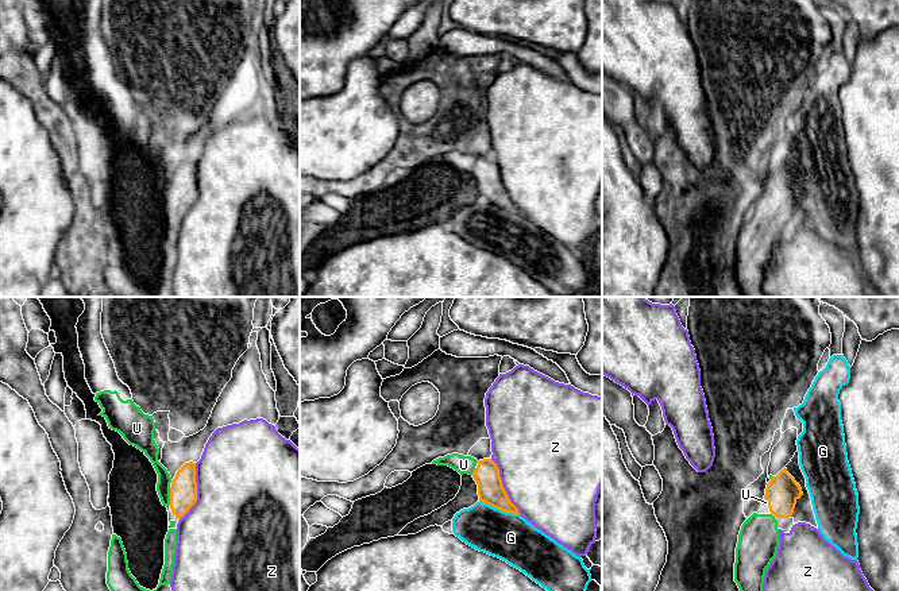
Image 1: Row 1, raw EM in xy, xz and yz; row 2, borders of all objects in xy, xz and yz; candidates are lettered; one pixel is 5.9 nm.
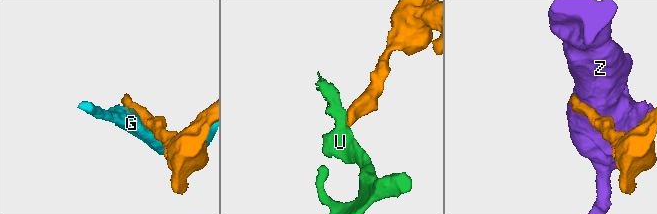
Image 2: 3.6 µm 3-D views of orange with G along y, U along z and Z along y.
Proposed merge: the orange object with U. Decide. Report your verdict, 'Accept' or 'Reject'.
Accept

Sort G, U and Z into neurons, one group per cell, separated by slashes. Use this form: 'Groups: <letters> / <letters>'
Groups: G / U / Z

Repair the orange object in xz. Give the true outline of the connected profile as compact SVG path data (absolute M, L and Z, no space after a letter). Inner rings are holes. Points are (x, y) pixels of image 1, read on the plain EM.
M459 151L447 152L432 159L437 163L448 163L460 173L468 171L478 182L479 198L506 210L520 212L510 200L499 175L499 167L491 157L476 158Z

